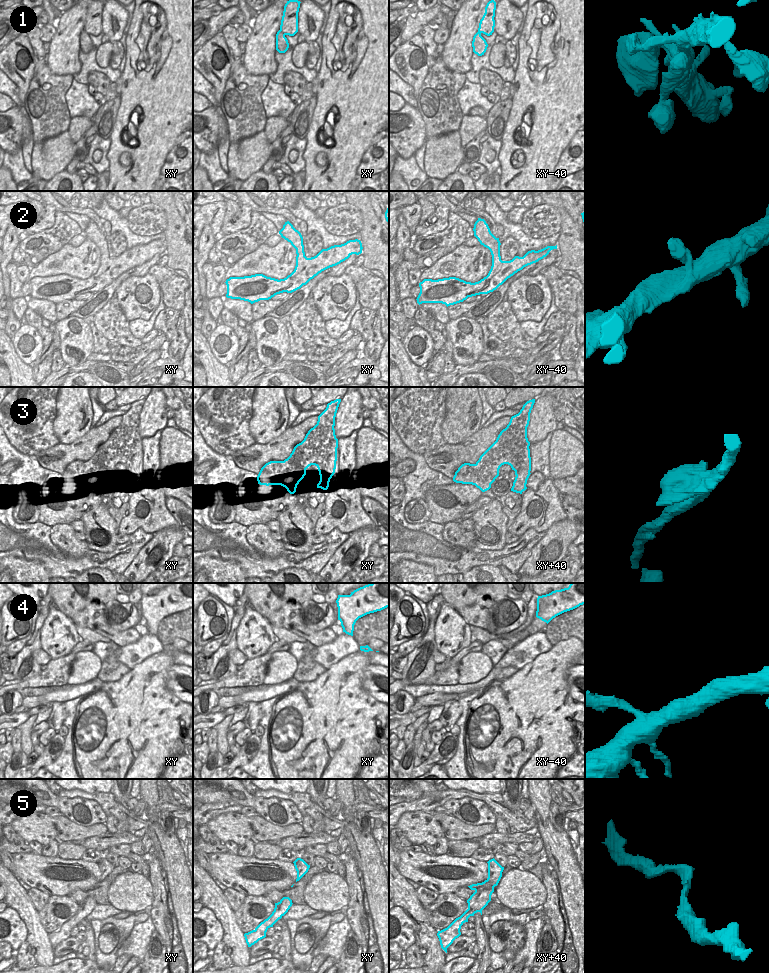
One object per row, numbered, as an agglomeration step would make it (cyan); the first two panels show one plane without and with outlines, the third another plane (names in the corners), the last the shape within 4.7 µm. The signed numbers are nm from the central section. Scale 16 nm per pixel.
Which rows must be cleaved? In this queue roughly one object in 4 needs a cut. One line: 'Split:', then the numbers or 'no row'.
Split: no row

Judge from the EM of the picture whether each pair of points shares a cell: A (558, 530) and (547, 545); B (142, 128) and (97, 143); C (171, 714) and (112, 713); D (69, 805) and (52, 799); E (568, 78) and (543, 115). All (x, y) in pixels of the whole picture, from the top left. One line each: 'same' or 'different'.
A: same
B: different
C: same
D: same
E: same

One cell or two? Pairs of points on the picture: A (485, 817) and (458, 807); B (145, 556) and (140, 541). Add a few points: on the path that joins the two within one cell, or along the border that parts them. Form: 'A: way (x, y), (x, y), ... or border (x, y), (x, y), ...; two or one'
A: way (478, 810), (470, 800), (465, 802); one
B: border (154, 533), (129, 566); two

